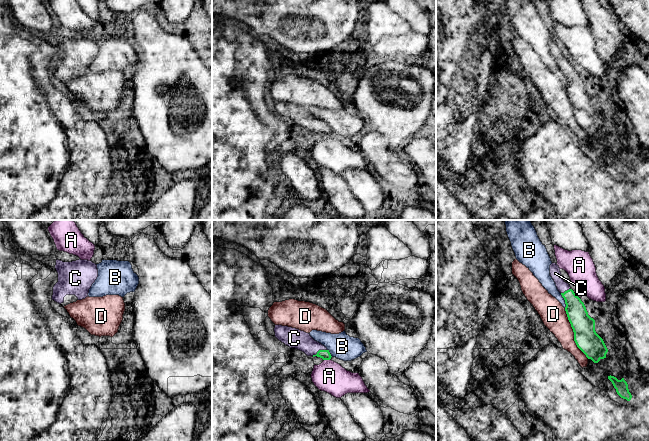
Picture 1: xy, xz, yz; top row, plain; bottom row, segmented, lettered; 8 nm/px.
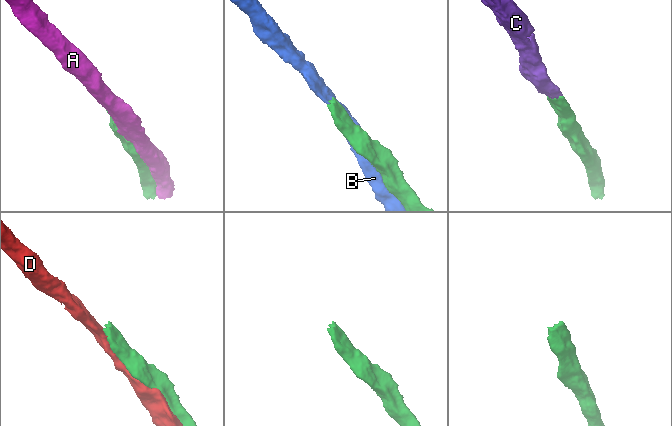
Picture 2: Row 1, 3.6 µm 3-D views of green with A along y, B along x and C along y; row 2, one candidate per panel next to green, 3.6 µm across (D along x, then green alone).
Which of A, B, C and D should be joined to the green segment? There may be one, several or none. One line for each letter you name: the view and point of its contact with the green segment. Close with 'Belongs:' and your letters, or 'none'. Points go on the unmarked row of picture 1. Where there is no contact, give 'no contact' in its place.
C: xz (319, 126)
Belongs: C

